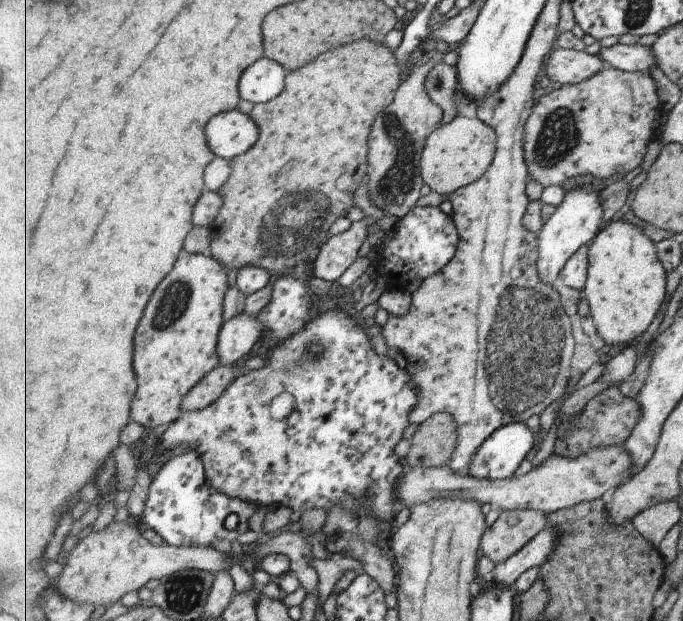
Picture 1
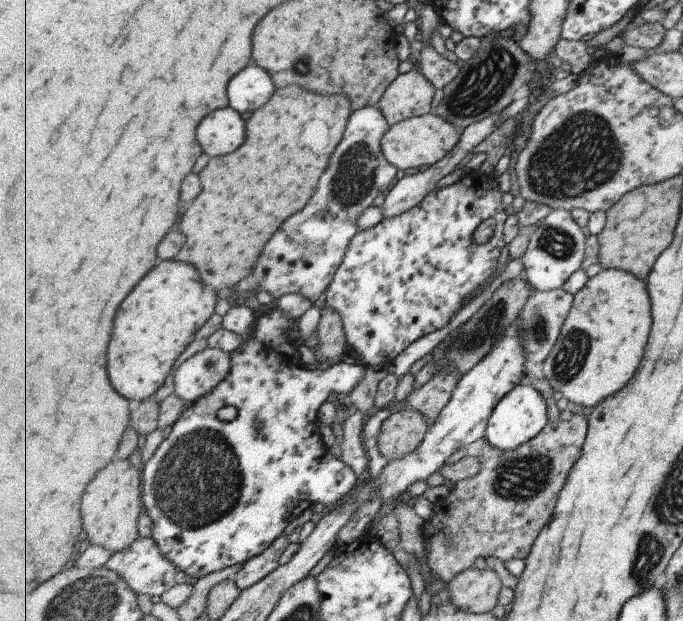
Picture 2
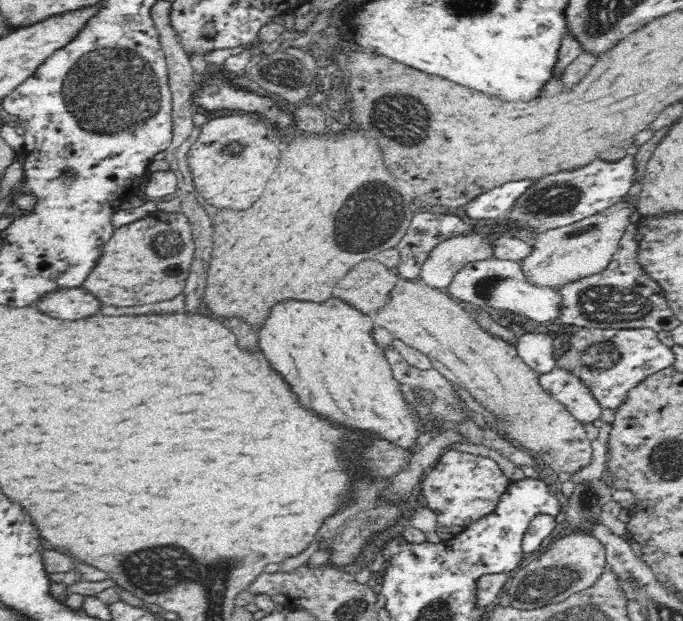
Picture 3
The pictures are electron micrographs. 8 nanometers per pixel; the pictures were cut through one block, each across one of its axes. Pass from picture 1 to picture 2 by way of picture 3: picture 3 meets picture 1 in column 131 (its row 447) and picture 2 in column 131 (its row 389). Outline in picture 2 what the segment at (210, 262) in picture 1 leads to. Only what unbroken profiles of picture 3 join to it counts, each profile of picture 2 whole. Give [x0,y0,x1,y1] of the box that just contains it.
[107,260,215,402]

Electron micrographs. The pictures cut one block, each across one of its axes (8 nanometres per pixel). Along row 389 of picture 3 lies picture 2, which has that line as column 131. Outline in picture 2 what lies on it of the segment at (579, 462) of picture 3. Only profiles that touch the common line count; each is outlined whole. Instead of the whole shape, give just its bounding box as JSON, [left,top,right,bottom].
[83,459,143,552]

